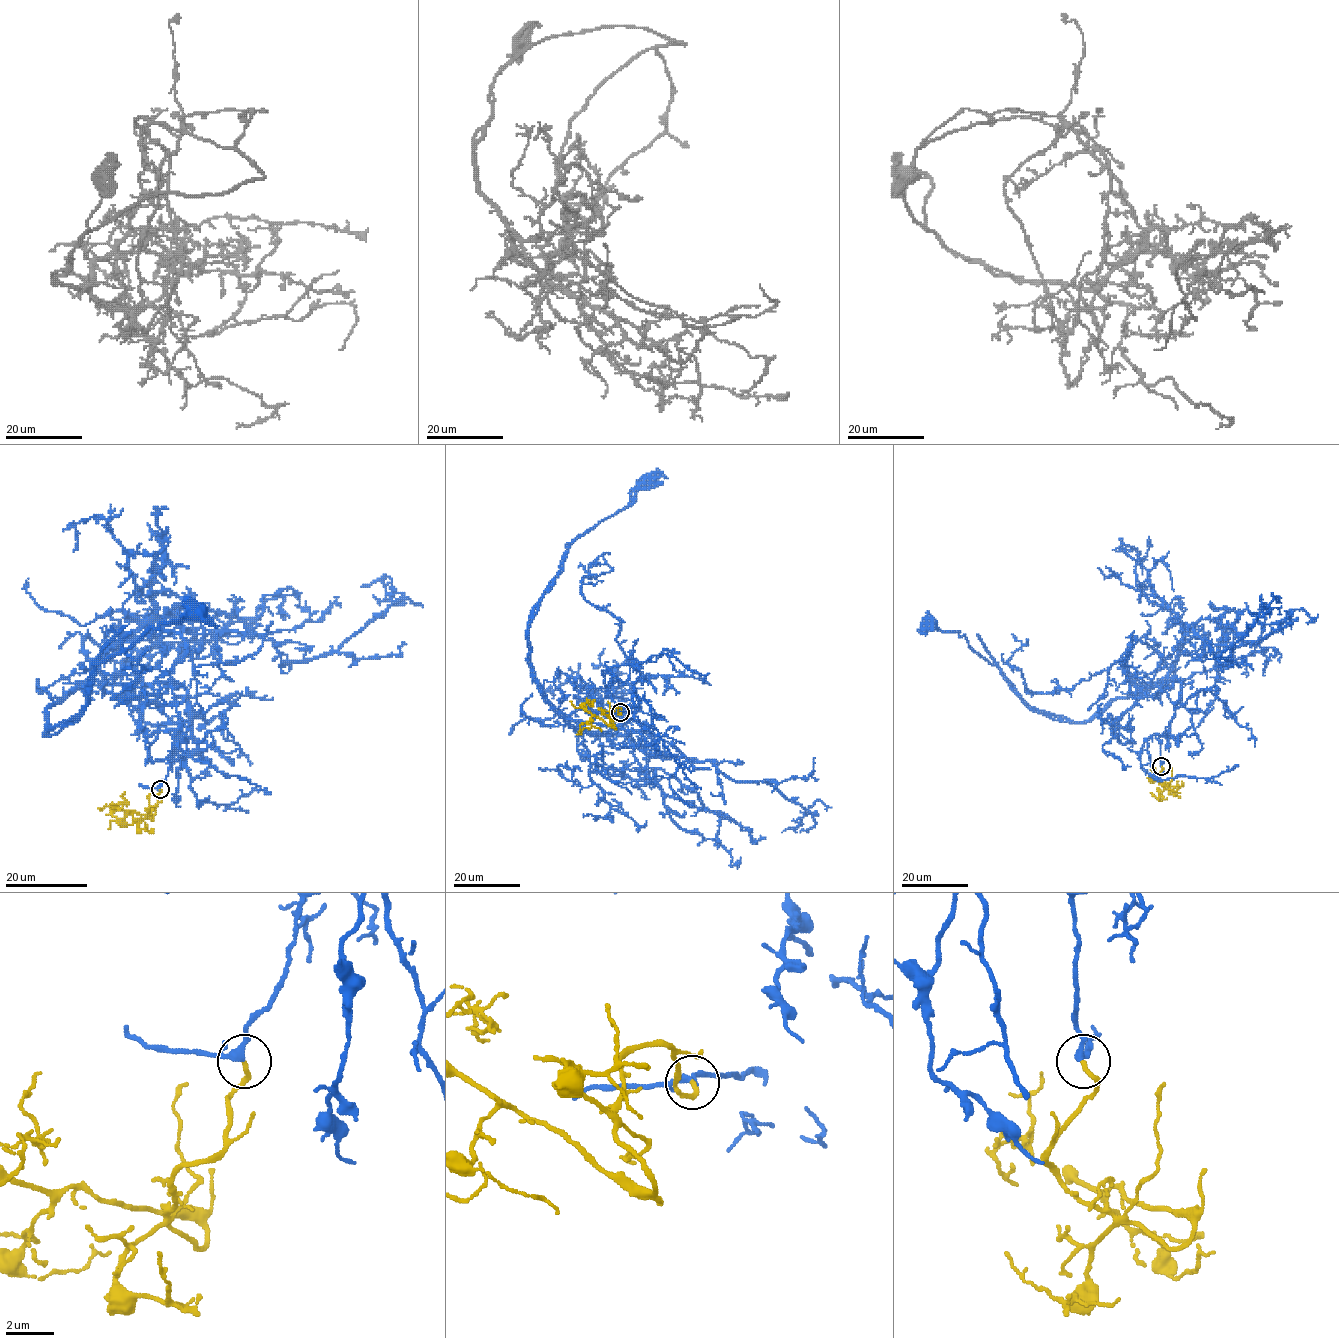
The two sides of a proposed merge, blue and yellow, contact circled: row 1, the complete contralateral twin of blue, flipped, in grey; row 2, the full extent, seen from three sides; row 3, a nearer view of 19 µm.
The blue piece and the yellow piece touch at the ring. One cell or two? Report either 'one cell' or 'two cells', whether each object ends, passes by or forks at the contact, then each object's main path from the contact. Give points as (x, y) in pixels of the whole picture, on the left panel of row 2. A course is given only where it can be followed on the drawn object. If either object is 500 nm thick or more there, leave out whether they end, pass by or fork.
two cells | blue forks | yellow ends | blue via (160, 789), (189, 724), (178, 684), (86, 680), (46, 709), (44, 734), (87, 702), (93, 662), (196, 616) | yellow via (160, 789), (156, 805), (148, 811), (153, 821), (152, 817), (118, 810), (112, 804), (124, 803), (125, 791)

